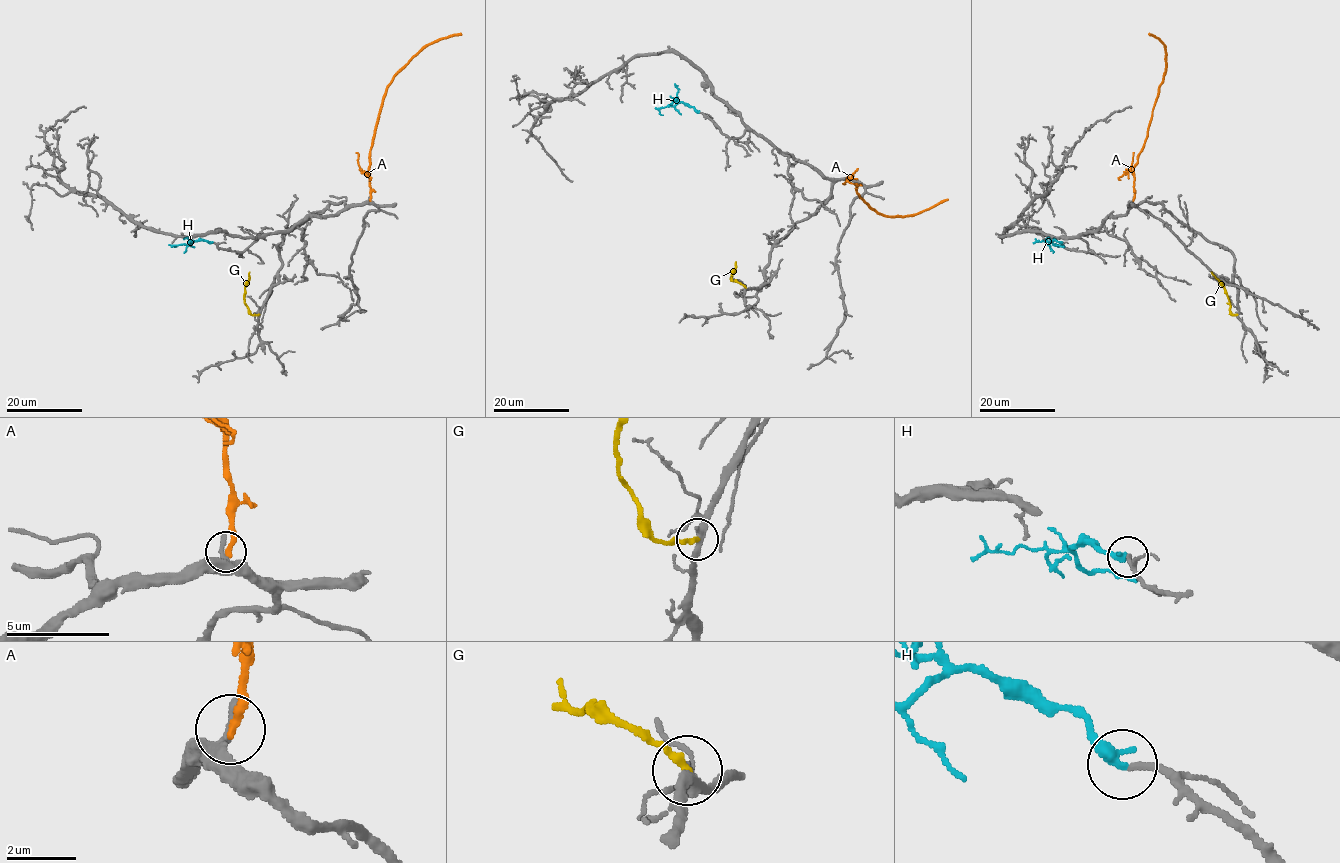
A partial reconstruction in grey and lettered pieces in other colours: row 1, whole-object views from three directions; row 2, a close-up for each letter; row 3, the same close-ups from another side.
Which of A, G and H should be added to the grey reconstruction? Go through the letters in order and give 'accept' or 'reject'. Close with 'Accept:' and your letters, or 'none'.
A: reject
G: reject
H: accept
Accept: H

